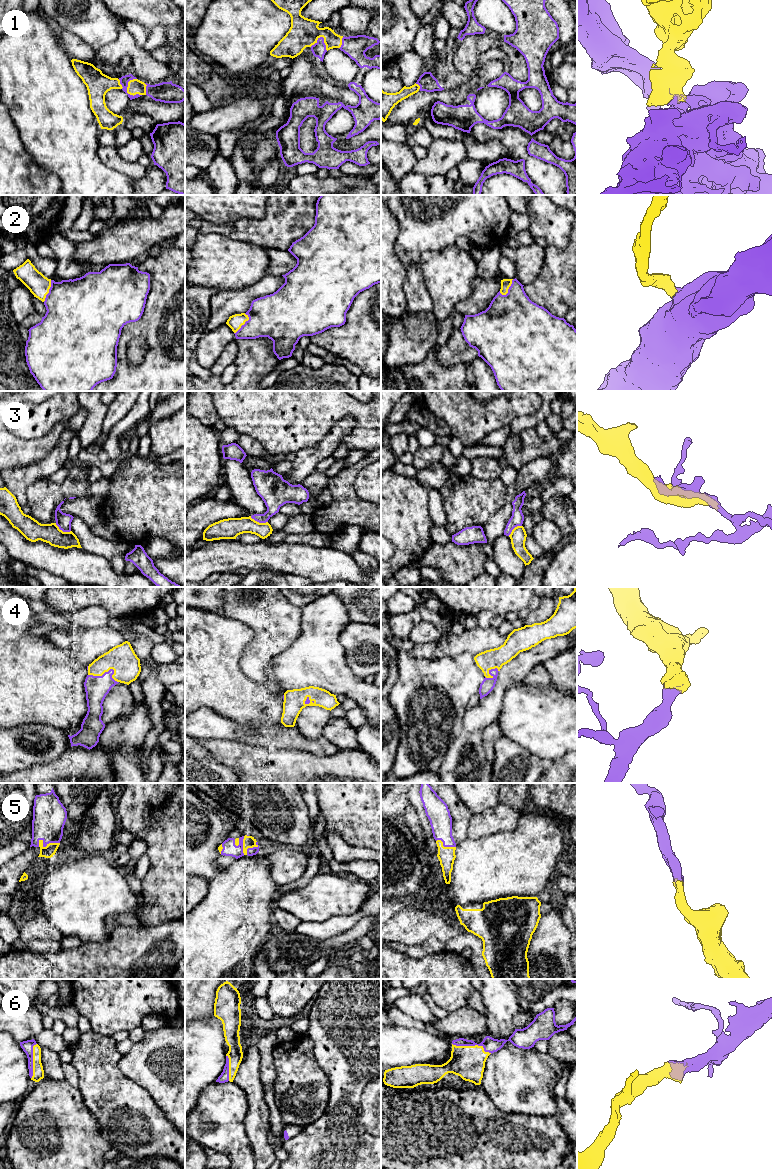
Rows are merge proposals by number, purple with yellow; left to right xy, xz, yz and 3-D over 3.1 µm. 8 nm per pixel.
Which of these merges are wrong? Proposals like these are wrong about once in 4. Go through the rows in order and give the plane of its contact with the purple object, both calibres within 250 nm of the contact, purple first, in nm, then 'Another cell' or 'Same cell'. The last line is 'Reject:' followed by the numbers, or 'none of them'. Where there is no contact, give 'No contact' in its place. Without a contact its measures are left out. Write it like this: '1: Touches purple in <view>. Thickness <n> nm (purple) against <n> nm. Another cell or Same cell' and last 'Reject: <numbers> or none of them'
1: Touches purple in xy. Thickness 70 nm (purple) against 120 nm. Same cell
2: Touches purple in xz. Thickness 360 nm (purple) against 120 nm. Same cell
3: Touches purple in xz. Thickness 200 nm (purple) against 170 nm. Another cell
4: Touches purple in xy. Thickness 190 nm (purple) against 220 nm. Same cell
5: Touches purple in xy. Thickness 280 nm (purple) against 90 nm. Same cell
6: Touches purple in yz. Thickness 120 nm (purple) against 260 nm. Same cell
Reject: 3

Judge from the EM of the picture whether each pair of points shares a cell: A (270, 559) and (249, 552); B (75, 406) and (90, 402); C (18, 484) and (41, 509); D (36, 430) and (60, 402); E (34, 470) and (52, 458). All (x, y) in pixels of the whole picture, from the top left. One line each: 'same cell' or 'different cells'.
A: same cell
B: different cells
C: different cells
D: same cell
E: same cell

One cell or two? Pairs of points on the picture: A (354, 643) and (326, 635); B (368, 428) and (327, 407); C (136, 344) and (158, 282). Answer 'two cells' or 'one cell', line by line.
A: two cells
B: one cell
C: two cells

